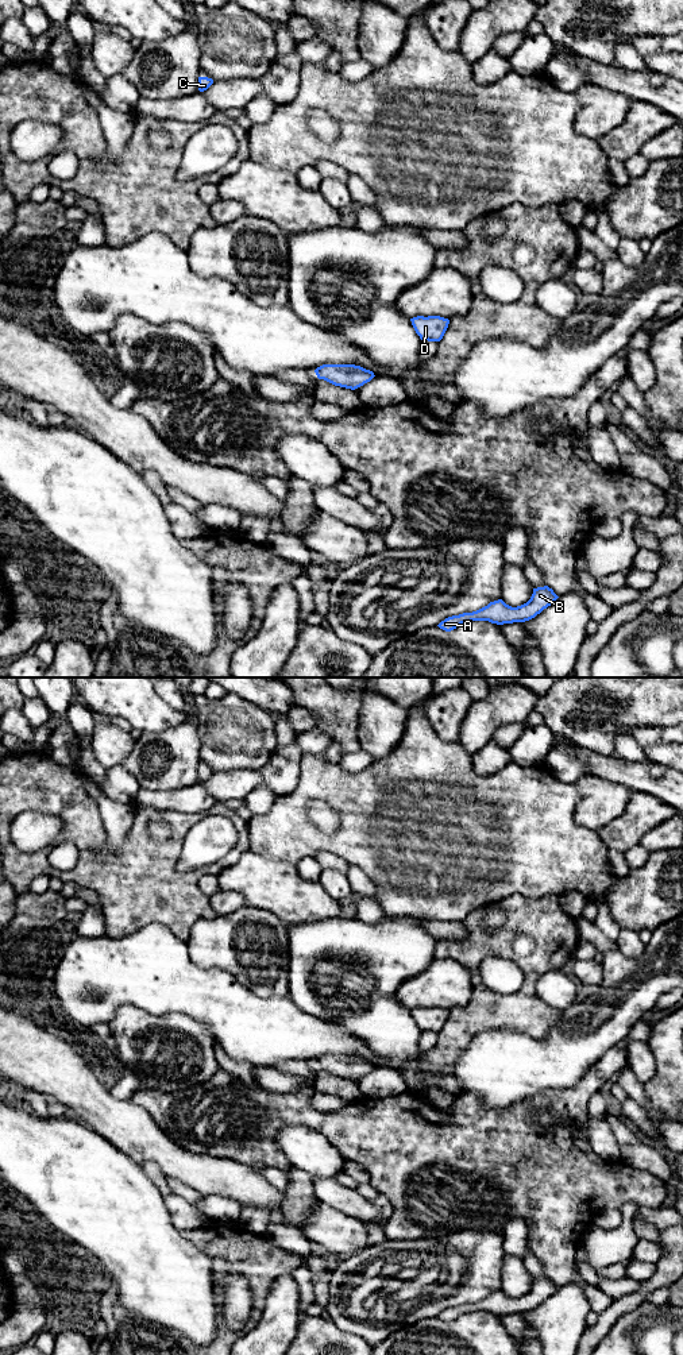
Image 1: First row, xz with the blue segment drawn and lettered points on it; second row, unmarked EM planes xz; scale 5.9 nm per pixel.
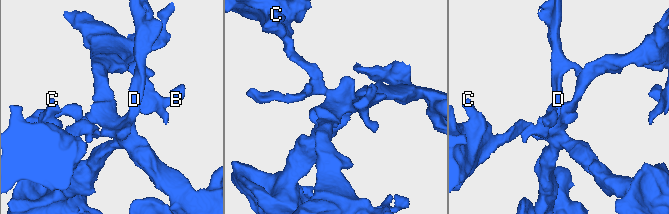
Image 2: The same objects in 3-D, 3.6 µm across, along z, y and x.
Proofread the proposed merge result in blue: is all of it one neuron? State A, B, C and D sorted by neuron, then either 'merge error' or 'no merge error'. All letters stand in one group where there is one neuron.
groups A B C D; no merge error

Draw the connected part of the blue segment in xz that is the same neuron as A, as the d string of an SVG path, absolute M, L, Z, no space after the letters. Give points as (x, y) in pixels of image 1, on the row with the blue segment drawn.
M548 586L533 588L530 599L517 607L506 605L502 599L490 602L487 606L472 611L452 615L441 621L437 626L445 632L459 628L462 624L471 621L489 621L491 624L503 625L513 622L525 622L535 618L544 609L556 602L559 597Z

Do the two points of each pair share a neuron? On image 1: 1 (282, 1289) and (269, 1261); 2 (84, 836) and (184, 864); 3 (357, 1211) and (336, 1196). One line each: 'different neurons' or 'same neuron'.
1: different neurons
2: different neurons
3: same neuron

